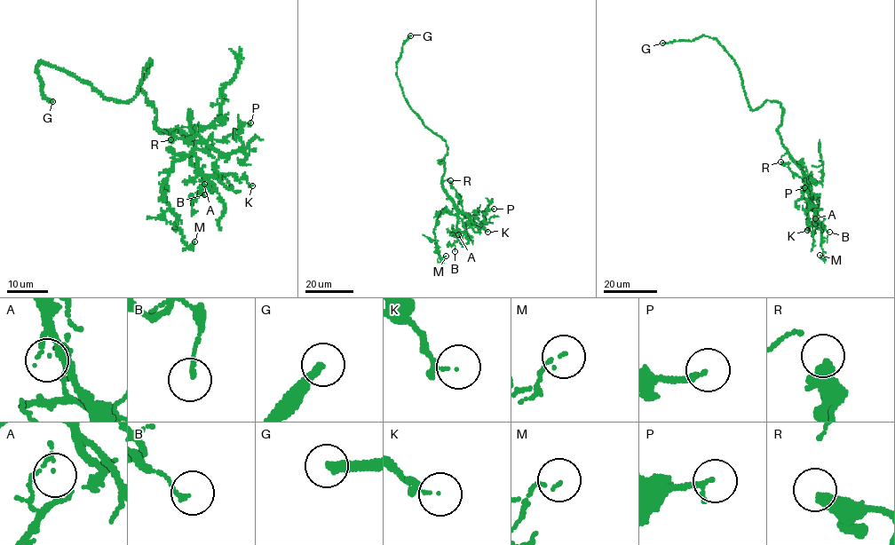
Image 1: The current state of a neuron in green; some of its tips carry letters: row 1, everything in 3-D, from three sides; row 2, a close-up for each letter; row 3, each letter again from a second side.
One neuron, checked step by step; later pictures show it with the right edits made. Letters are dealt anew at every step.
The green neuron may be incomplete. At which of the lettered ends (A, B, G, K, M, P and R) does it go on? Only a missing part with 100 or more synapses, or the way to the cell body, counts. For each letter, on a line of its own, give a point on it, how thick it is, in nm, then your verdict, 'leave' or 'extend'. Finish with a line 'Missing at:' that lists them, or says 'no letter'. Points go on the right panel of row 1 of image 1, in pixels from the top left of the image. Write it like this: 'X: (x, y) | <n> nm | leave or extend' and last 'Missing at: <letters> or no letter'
A: (815, 218) | 80 nm | leave
B: (829, 232) | 140 nm | leave
G: (662, 43) | 280 nm | extend
K: (807, 230) | 150 nm | leave
M: (819, 255) | 70 nm | leave
P: (804, 187) | 180 nm | leave
R: (780, 161) | 320 nm | leave
Missing at: G

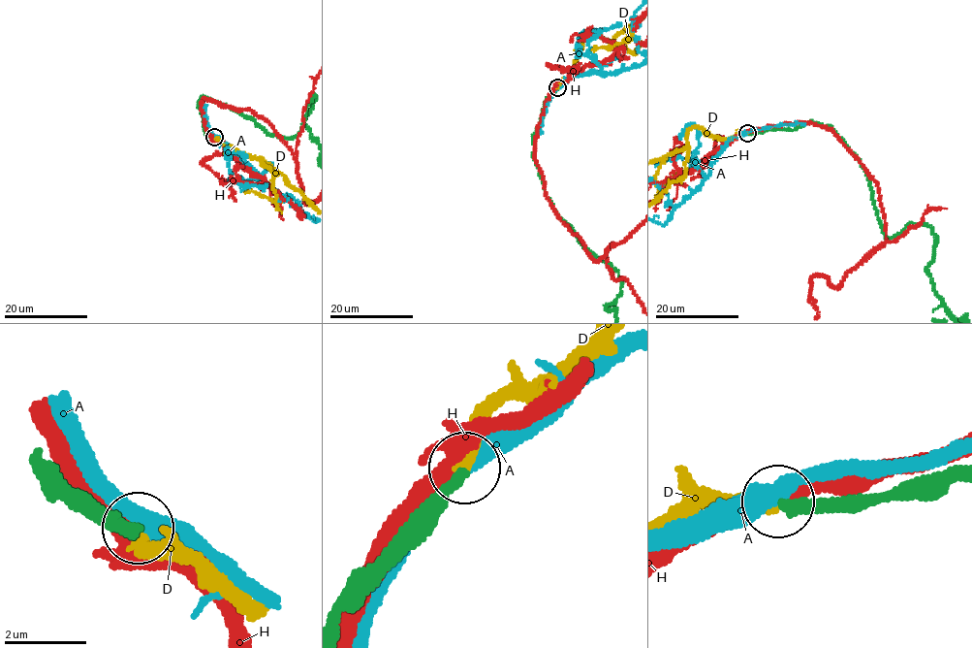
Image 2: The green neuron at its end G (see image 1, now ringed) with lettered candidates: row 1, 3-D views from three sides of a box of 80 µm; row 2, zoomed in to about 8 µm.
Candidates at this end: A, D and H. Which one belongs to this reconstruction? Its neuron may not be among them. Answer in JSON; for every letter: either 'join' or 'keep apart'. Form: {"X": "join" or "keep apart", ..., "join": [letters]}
{"A": "keep apart", "D": "join", "H": "keep apart", "join": ["D"]}

